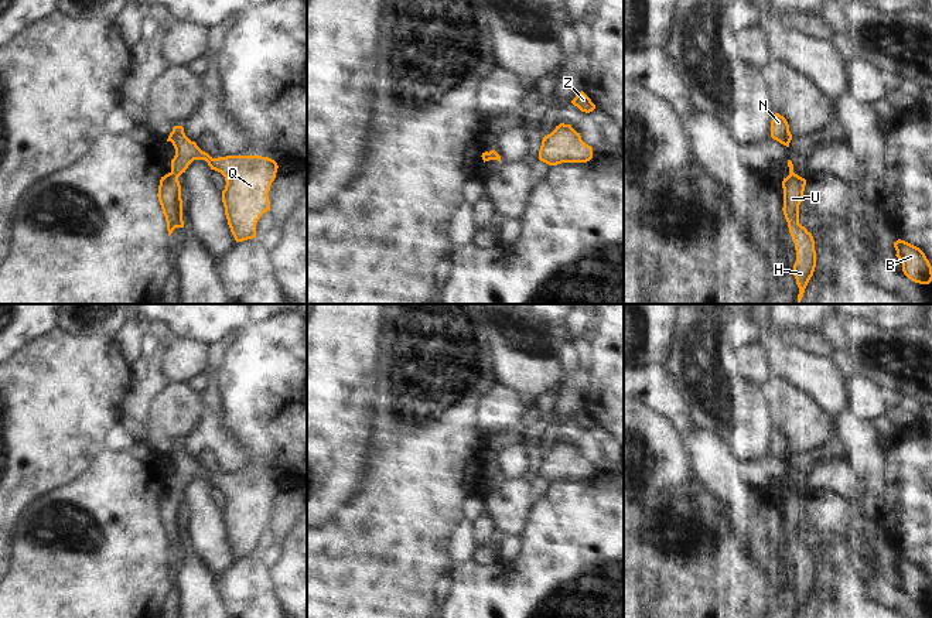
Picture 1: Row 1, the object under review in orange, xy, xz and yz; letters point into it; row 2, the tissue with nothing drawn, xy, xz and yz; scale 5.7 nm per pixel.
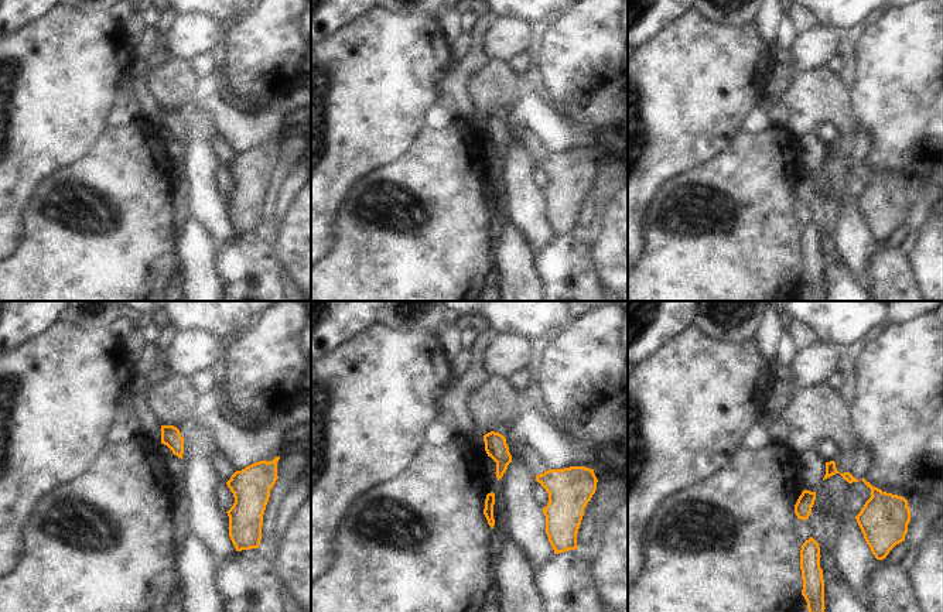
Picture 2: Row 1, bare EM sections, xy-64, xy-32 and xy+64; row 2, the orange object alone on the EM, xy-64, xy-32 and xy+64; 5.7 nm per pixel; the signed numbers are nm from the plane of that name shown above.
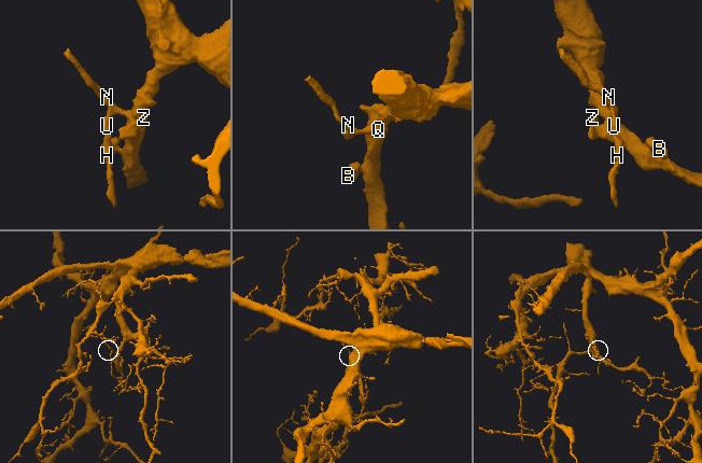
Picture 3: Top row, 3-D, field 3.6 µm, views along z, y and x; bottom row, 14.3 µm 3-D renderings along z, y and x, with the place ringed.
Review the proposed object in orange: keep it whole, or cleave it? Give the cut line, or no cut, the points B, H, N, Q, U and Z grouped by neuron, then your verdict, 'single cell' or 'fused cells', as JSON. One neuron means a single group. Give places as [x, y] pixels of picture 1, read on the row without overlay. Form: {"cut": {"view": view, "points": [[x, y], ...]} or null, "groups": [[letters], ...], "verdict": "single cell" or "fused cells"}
{"cut": null, "groups": [["B", "H", "N", "Q", "U", "Z"]], "verdict": "single cell"}

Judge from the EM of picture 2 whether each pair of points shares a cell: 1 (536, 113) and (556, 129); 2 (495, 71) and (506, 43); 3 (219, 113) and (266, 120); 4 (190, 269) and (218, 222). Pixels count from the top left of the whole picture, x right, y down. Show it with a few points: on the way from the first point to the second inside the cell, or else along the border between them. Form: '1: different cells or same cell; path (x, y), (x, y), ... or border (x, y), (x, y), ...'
1: same cell; path (540, 118), (552, 129)
2: different cells; border (489, 60), (505, 62)
3: same cell; path (231, 122), (255, 122)
4: different cells; border (190, 215), (201, 224), (217, 249)

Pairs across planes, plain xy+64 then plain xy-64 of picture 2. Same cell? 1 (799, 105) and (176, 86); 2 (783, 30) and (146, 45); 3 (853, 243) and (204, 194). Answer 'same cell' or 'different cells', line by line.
1: same cell
2: different cells
3: same cell

